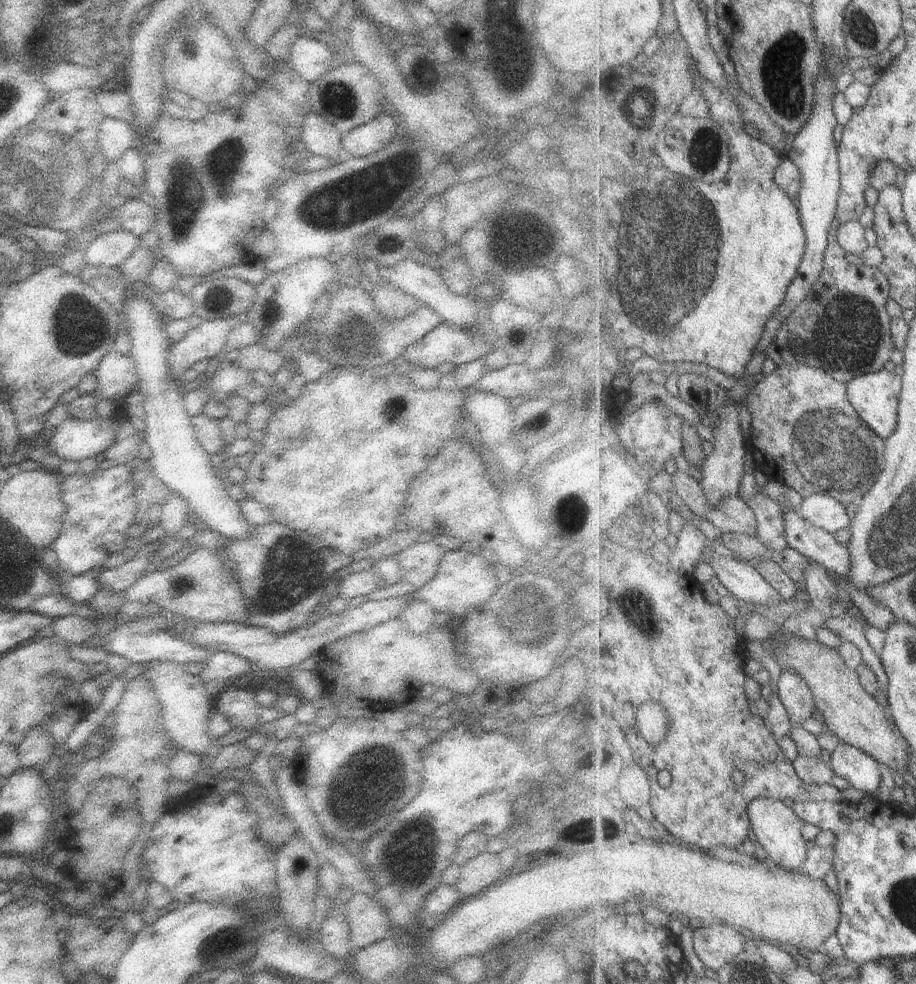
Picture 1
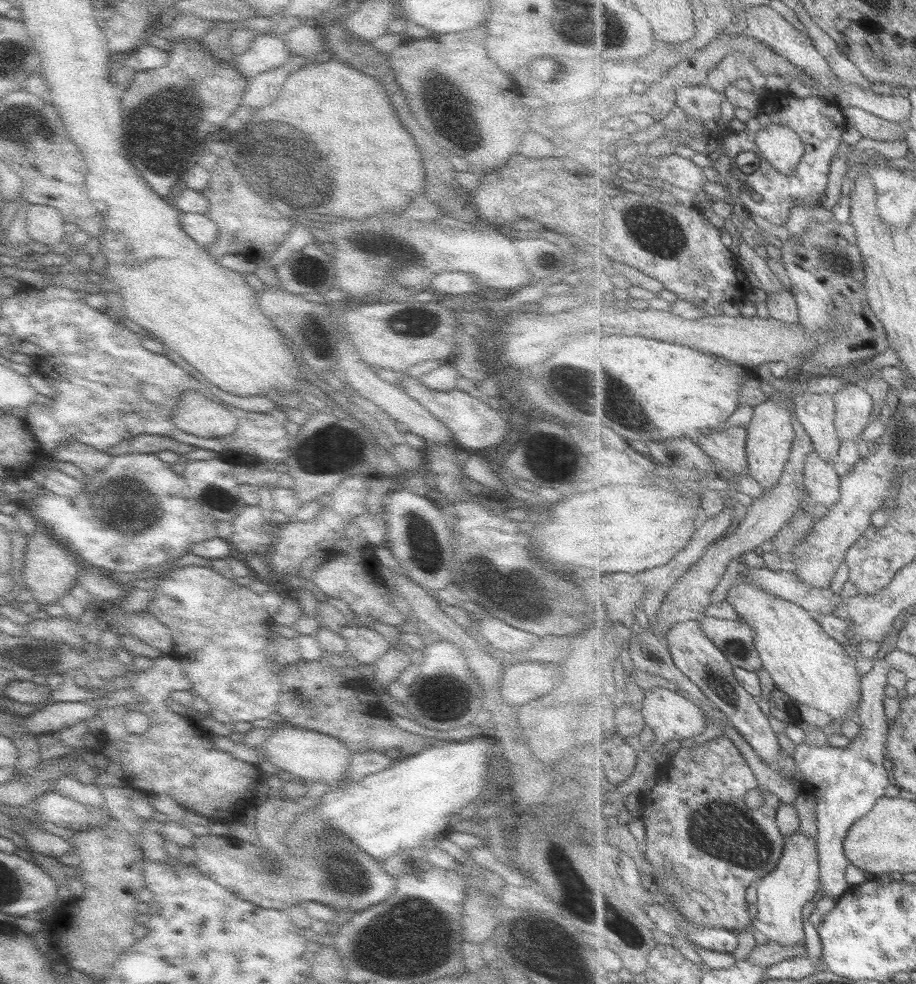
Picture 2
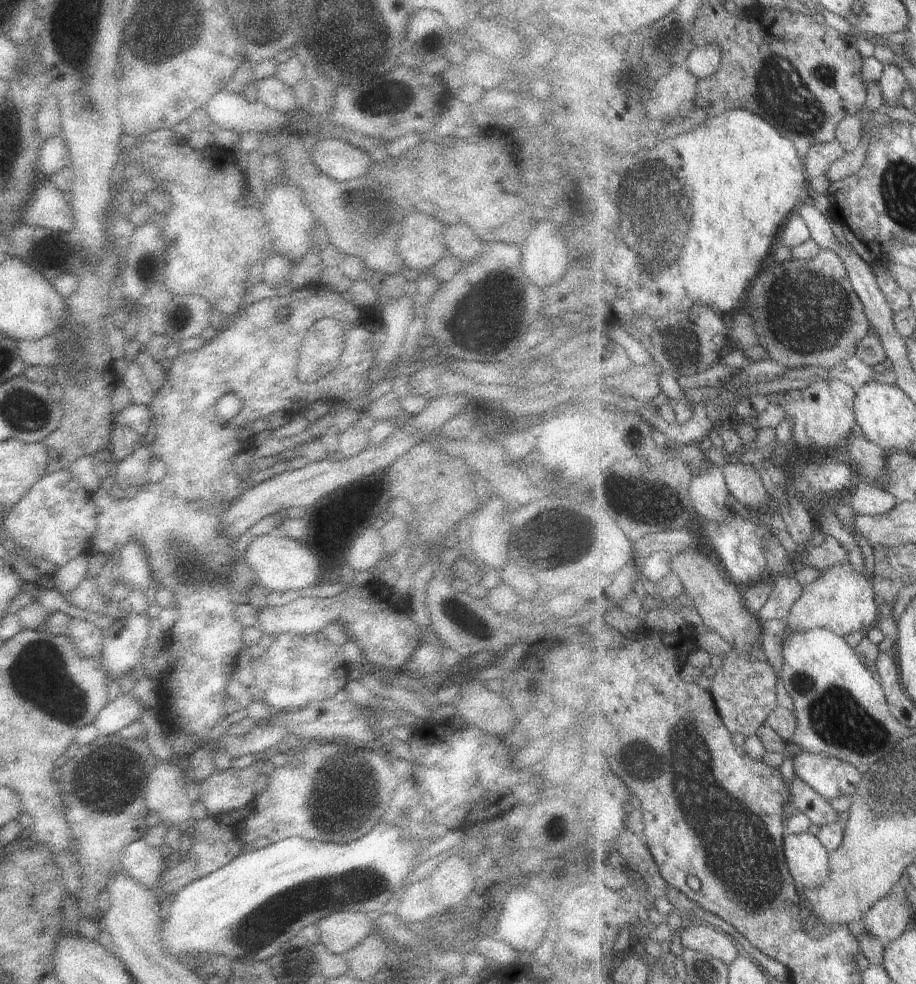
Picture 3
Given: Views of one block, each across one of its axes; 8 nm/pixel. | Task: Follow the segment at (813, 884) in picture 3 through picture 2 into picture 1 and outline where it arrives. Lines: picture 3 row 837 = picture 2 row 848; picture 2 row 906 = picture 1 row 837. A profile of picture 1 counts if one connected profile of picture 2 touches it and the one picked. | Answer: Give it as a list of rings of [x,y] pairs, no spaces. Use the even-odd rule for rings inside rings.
[[[758,797],[753,799],[748,806],[752,835],[762,845],[768,855],[768,860],[773,861],[781,868],[797,871],[810,851],[811,842],[803,838],[803,820],[794,811],[789,802],[774,799],[773,797]]]

